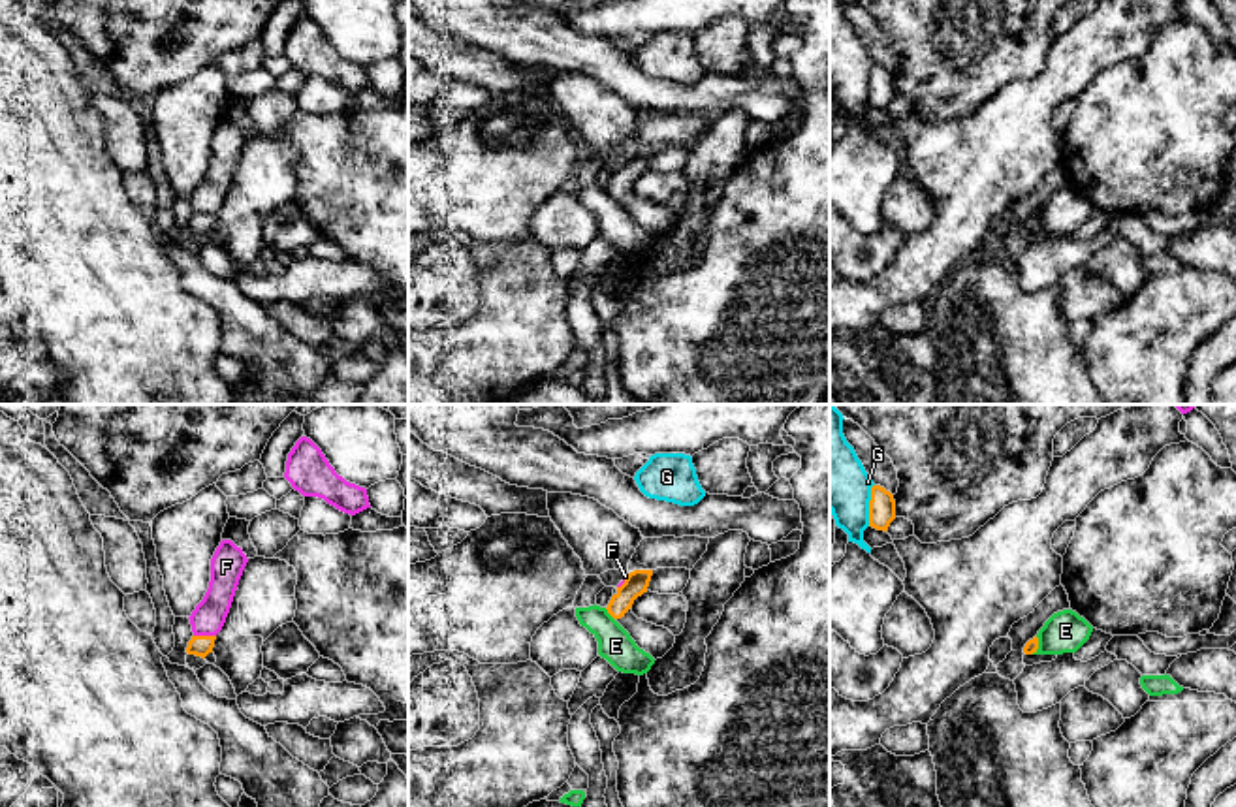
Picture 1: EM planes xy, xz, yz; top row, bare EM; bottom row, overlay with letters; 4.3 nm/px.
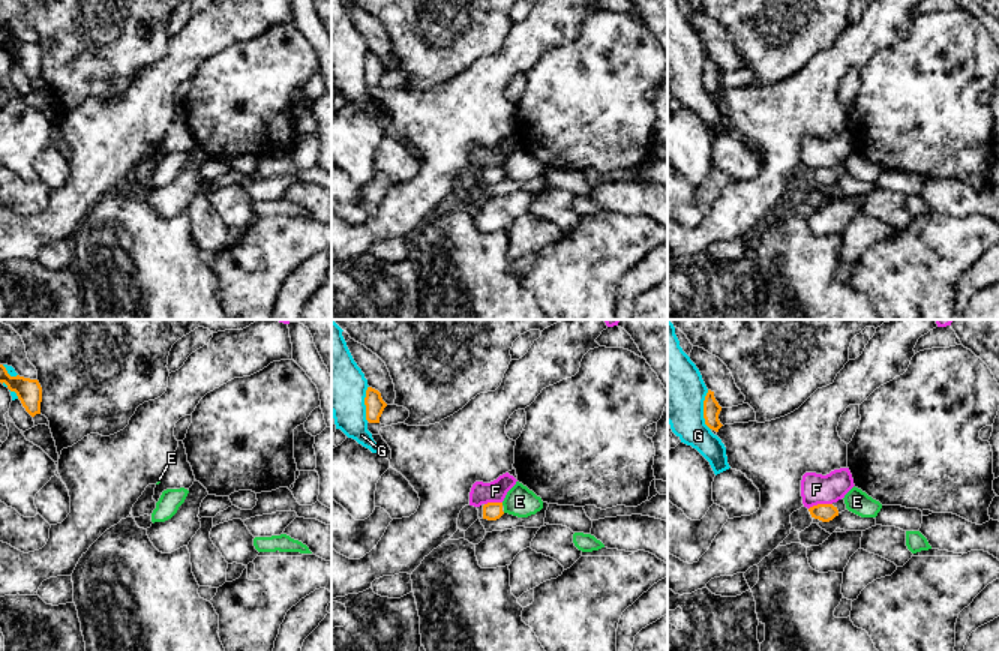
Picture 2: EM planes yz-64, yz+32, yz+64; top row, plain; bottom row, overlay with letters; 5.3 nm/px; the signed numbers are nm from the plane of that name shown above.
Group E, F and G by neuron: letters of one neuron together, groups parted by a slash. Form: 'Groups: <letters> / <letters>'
Groups: E / F / G

